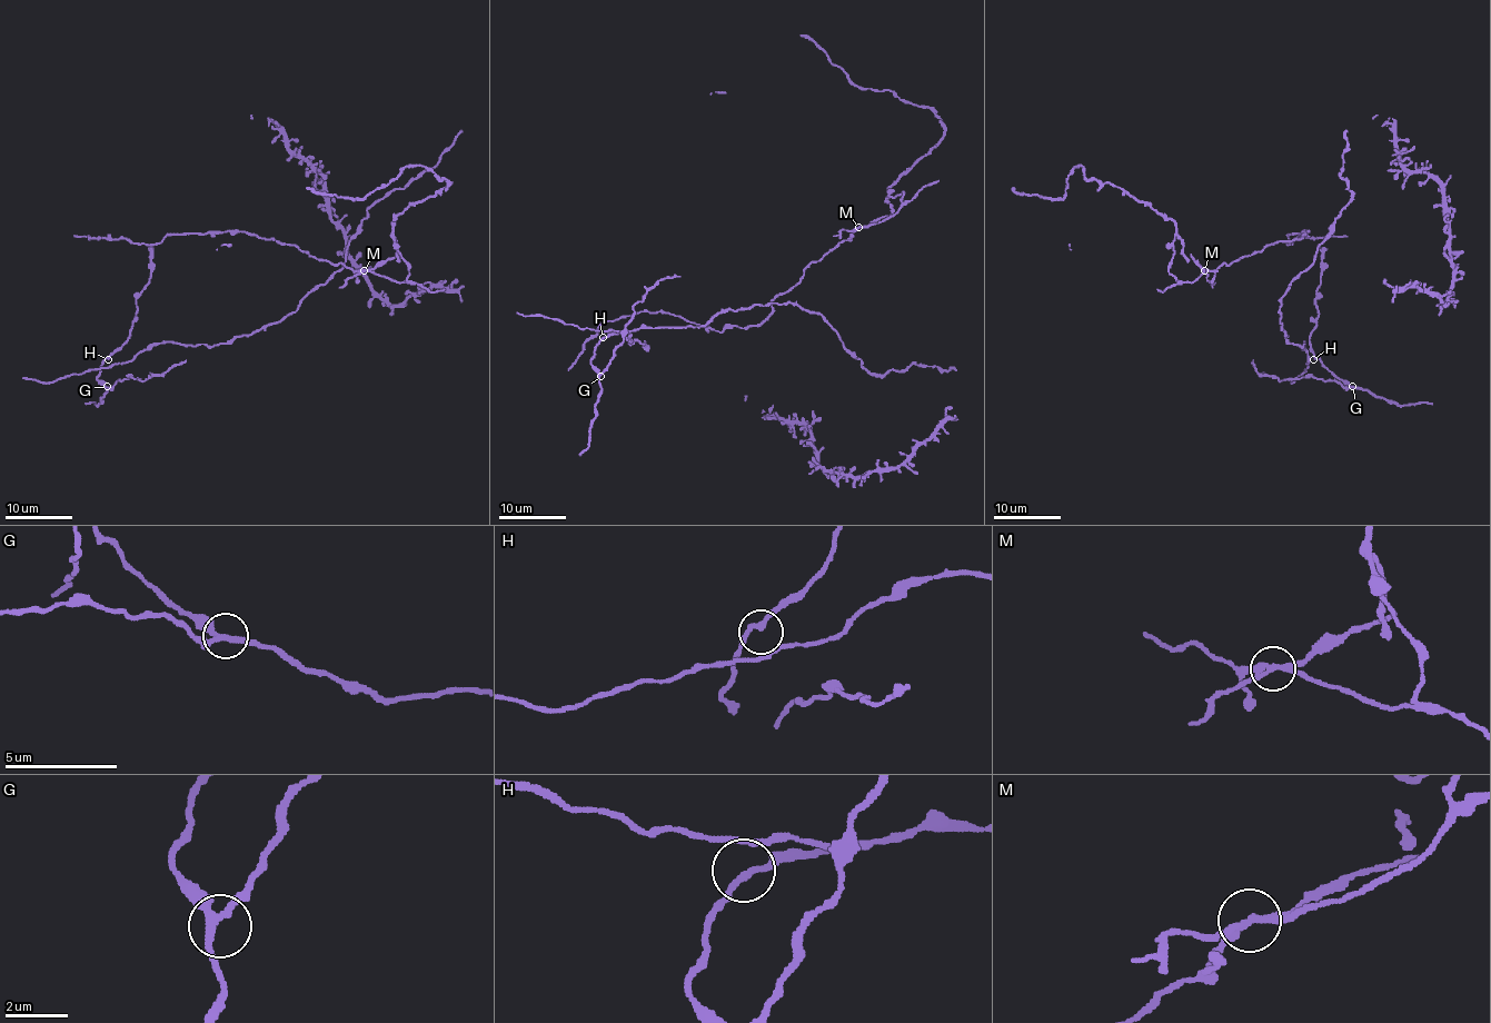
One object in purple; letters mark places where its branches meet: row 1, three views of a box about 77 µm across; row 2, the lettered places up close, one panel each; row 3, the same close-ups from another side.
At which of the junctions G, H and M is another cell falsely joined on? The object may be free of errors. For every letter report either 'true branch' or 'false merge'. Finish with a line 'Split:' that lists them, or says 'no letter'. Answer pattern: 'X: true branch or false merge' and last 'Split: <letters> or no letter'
G: true branch
H: true branch
M: false merge
Split: M

